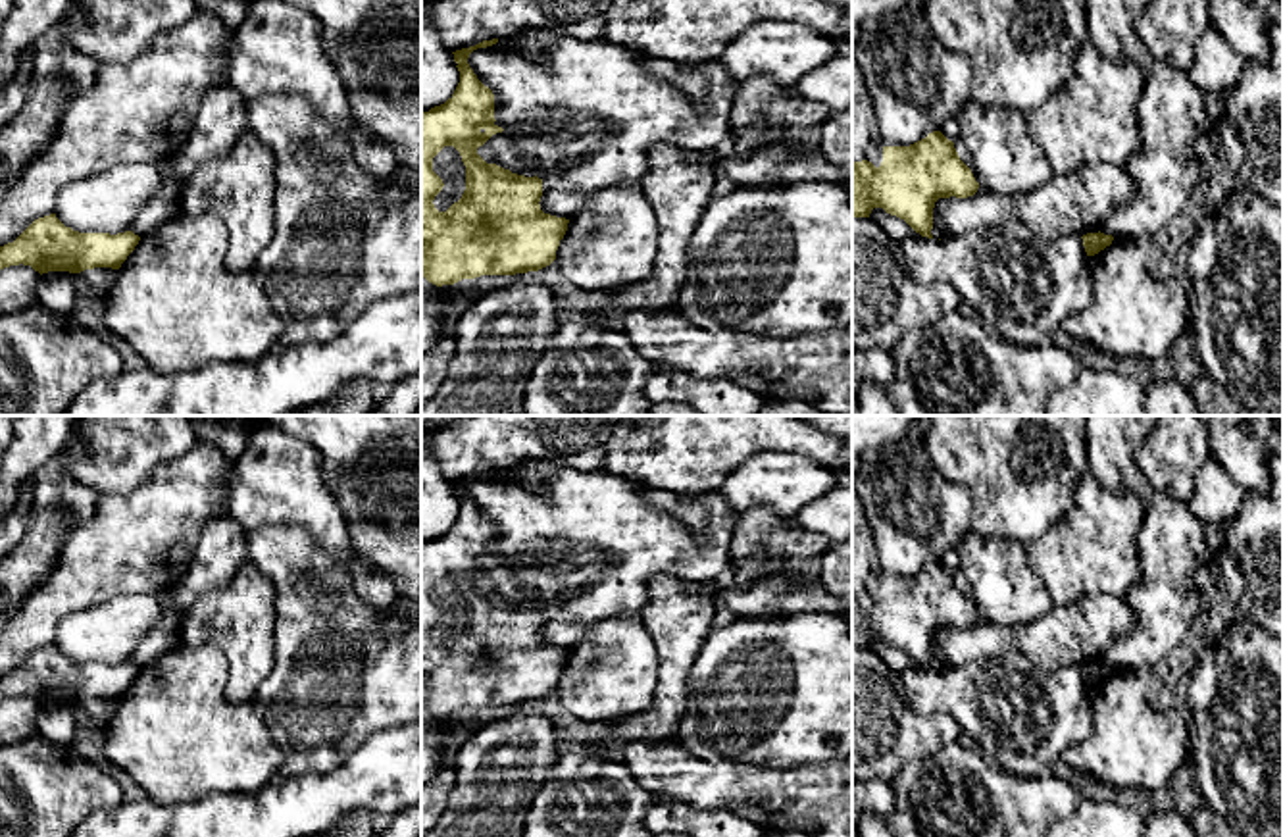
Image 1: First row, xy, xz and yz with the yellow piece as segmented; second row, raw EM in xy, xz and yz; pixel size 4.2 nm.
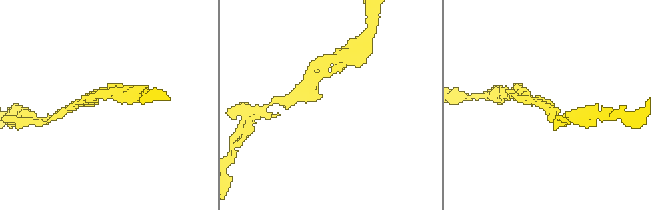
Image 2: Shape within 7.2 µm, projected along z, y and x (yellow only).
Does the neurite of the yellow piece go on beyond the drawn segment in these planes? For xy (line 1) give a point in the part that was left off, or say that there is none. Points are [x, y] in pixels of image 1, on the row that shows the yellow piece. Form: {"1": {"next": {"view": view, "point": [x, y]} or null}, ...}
{"1": {"next": null}}

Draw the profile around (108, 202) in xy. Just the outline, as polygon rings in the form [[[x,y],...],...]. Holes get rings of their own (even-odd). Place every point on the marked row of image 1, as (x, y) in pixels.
[[[121,164],[73,181],[56,196],[56,217],[79,233],[125,233],[162,189],[156,164]]]

